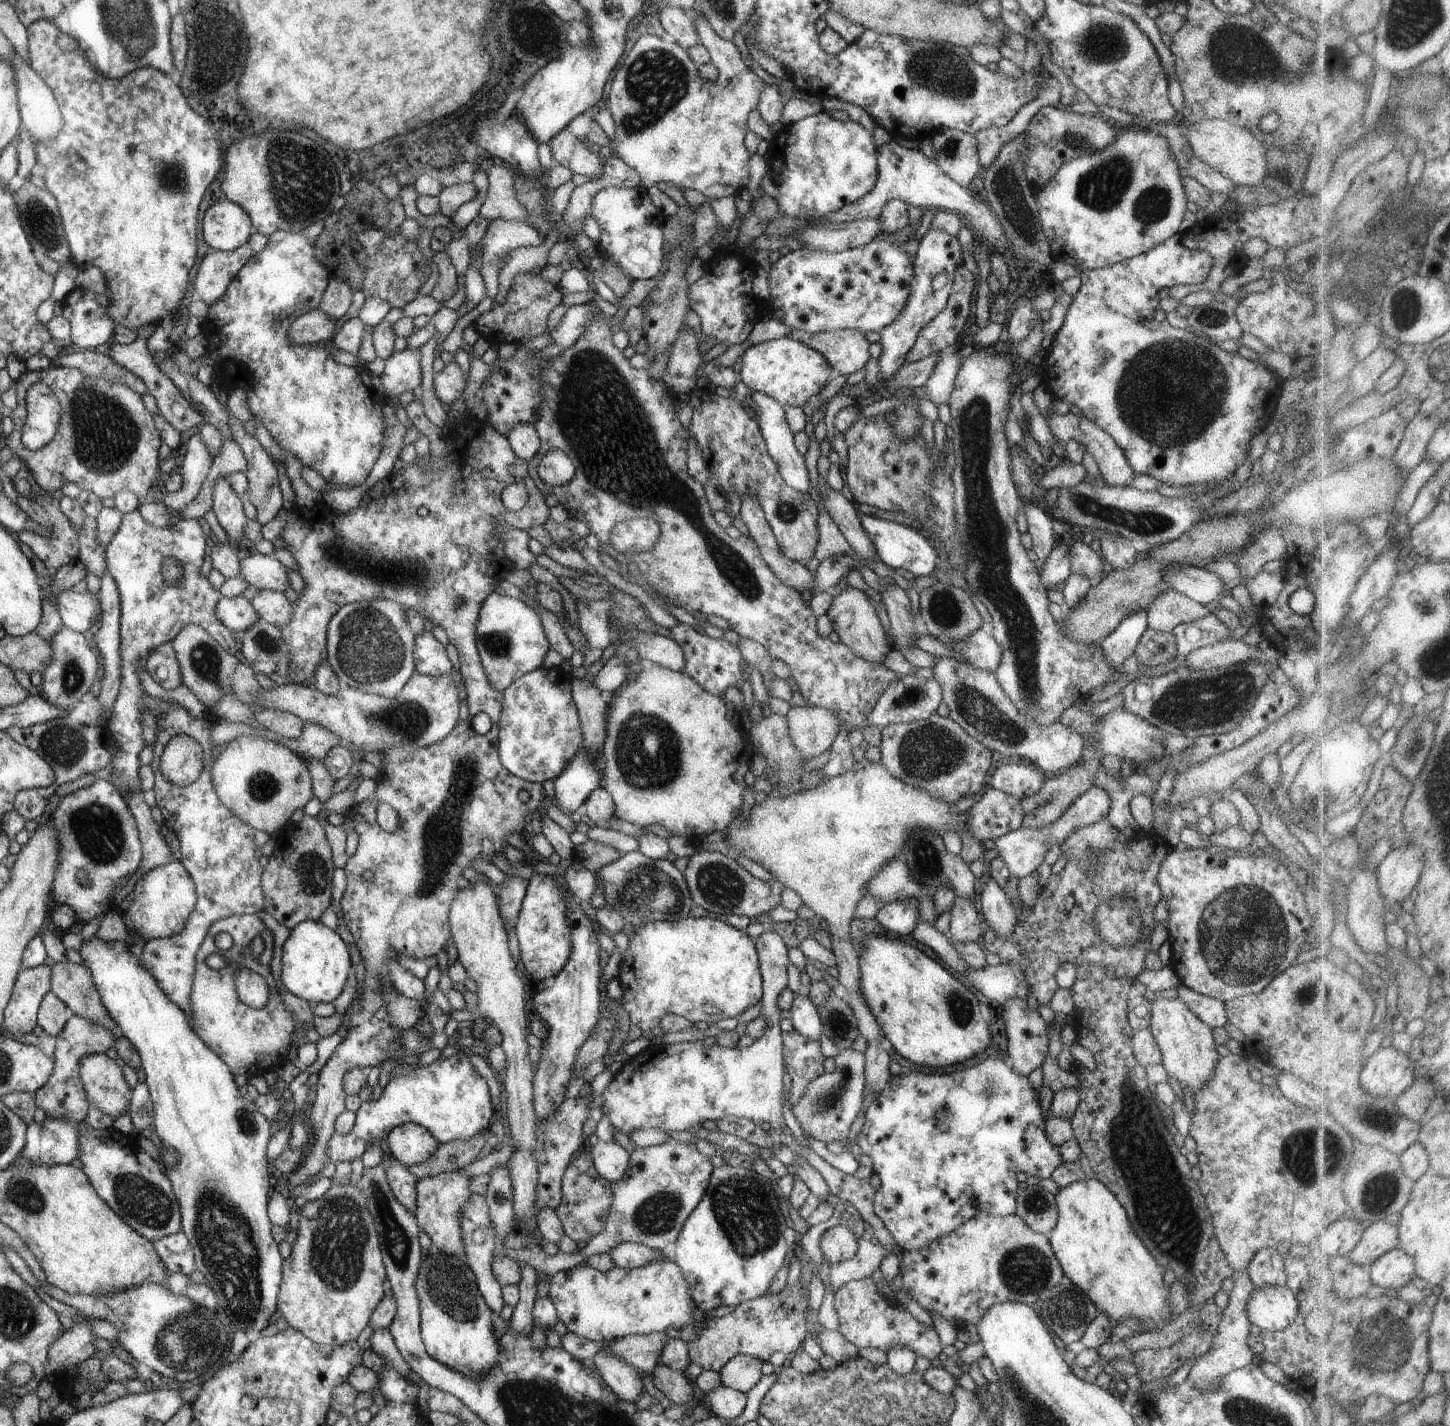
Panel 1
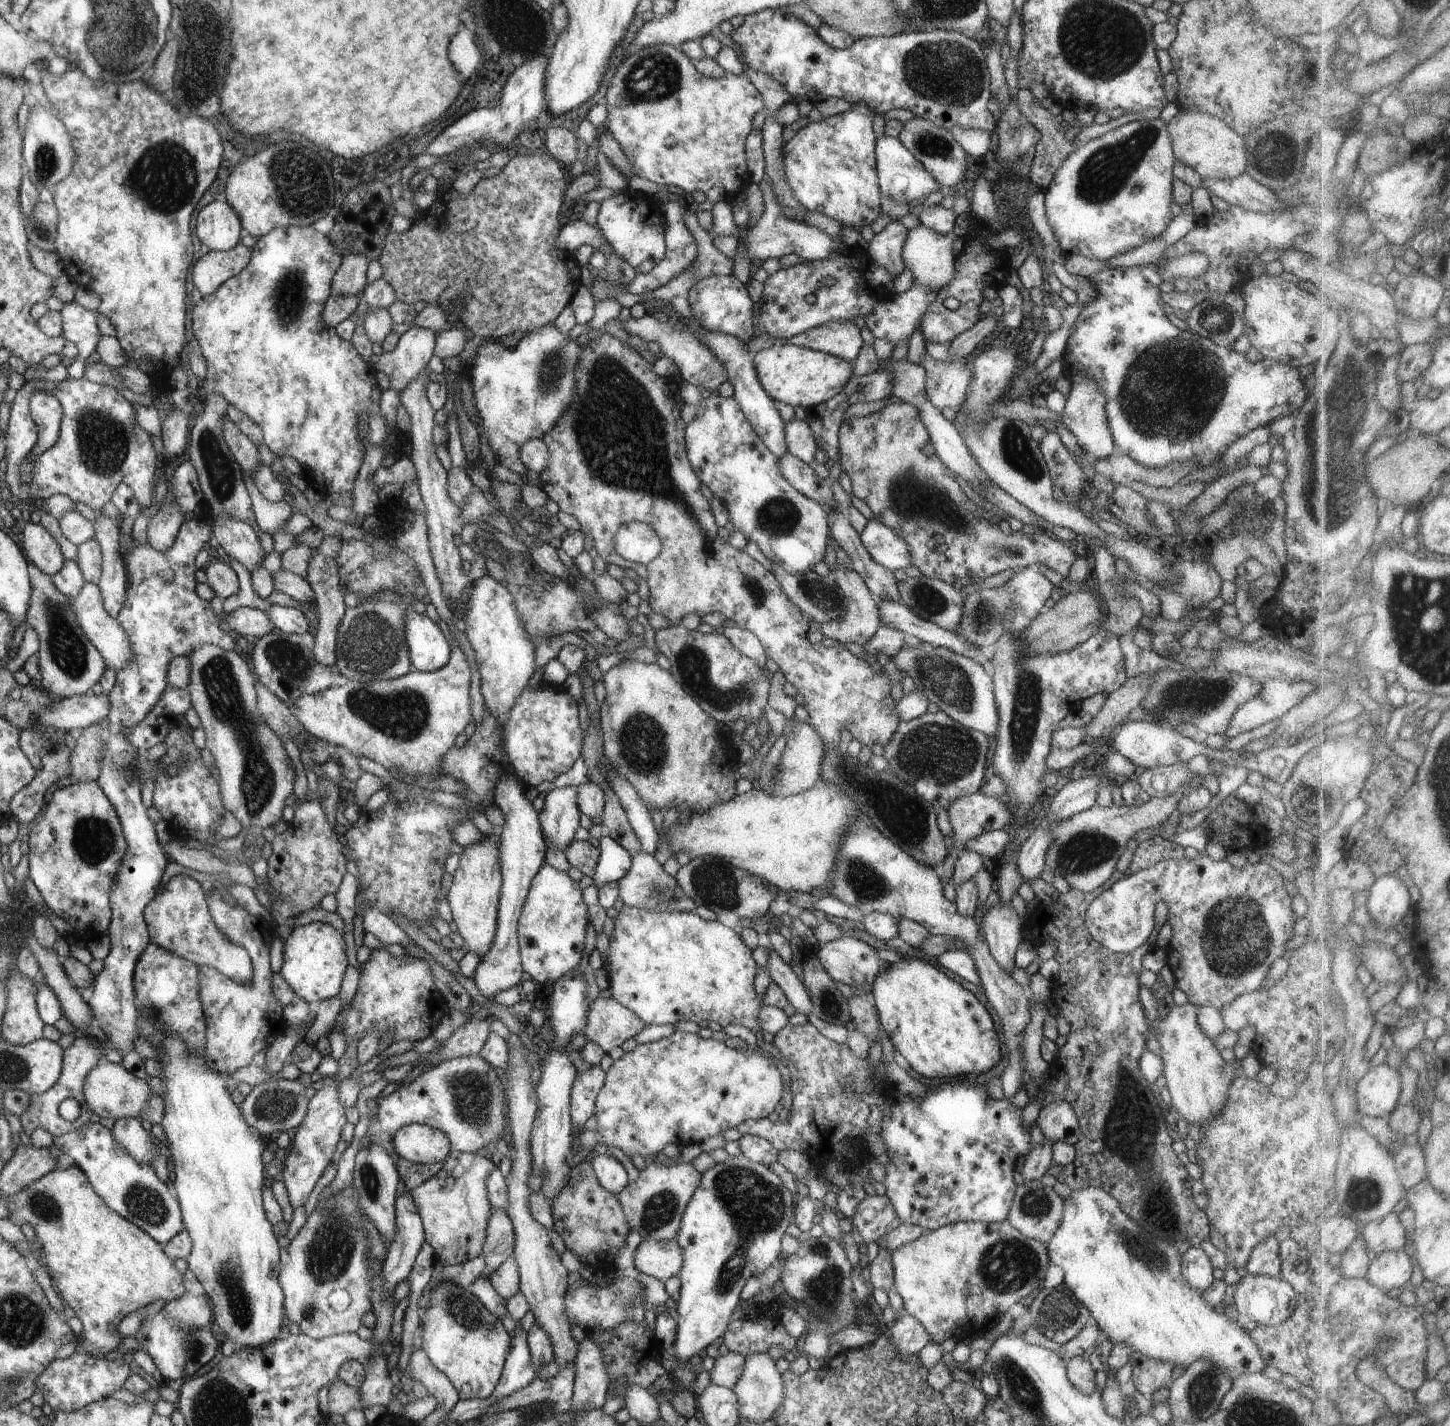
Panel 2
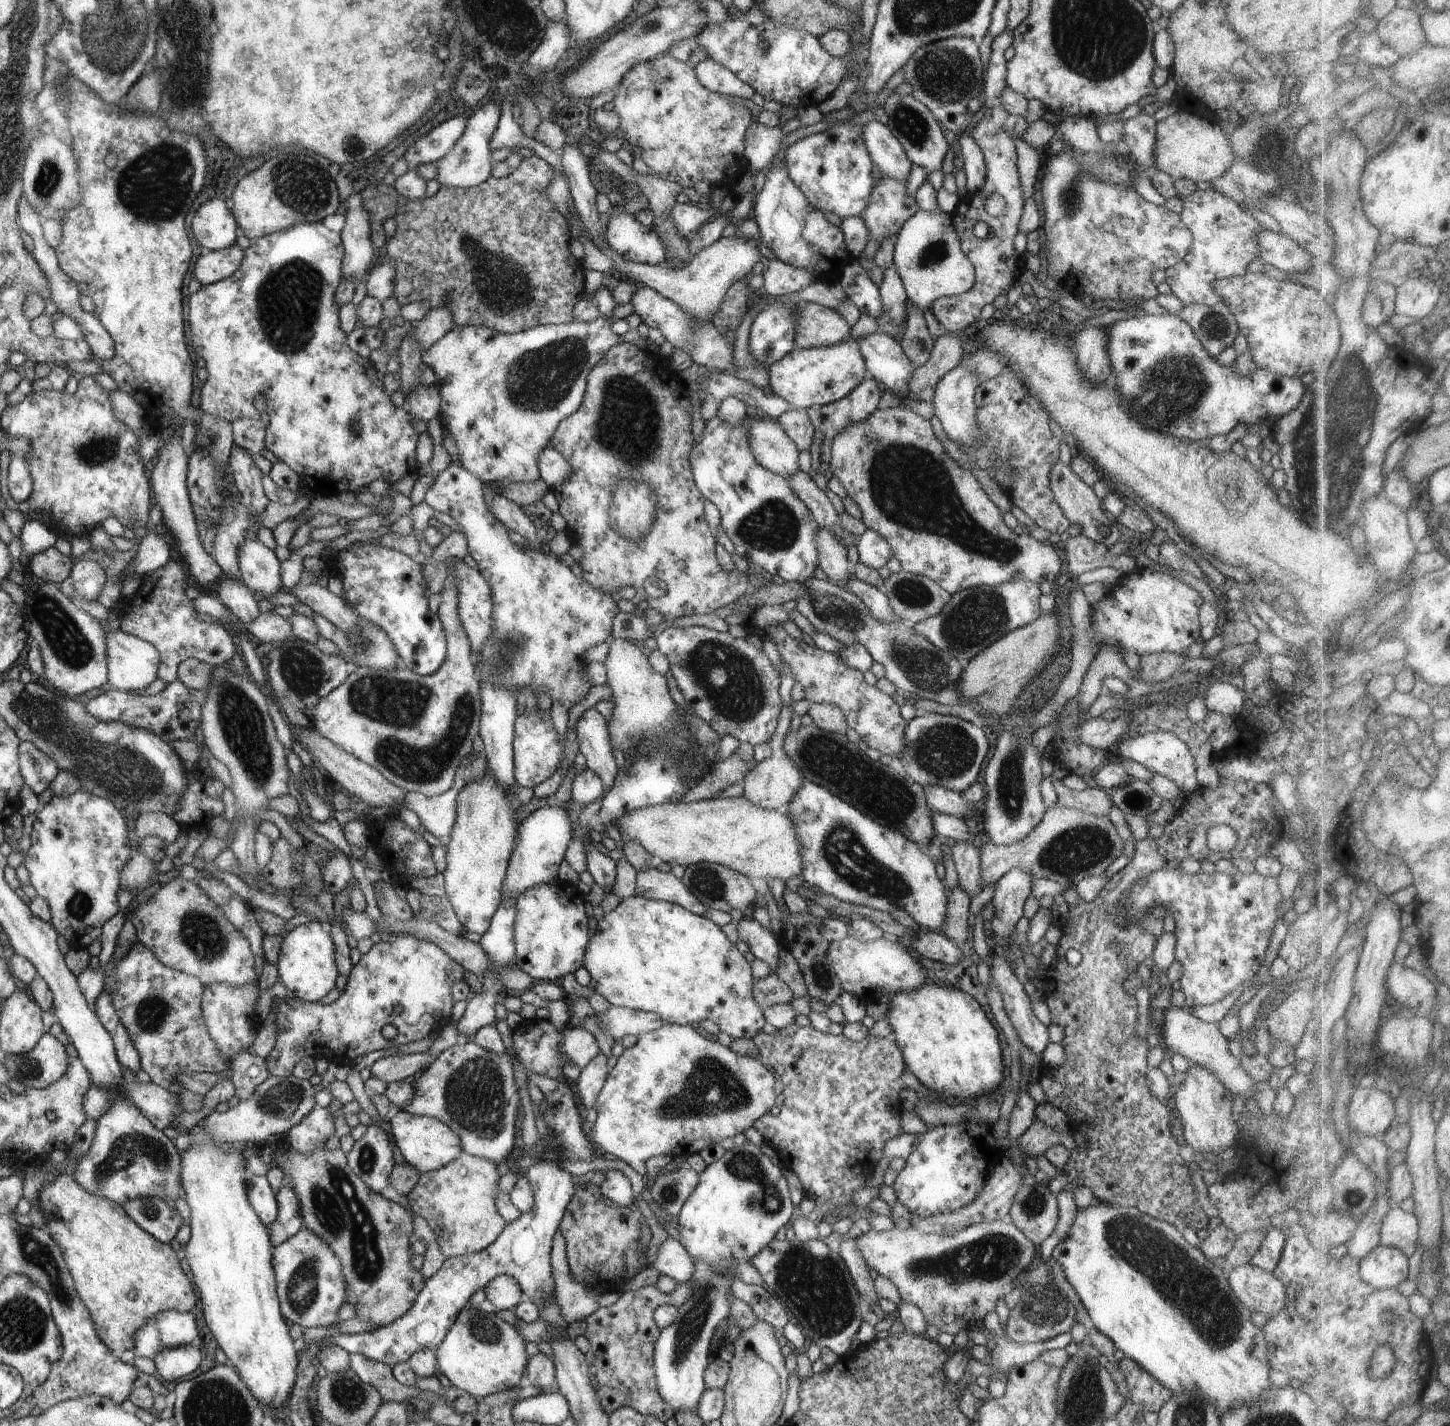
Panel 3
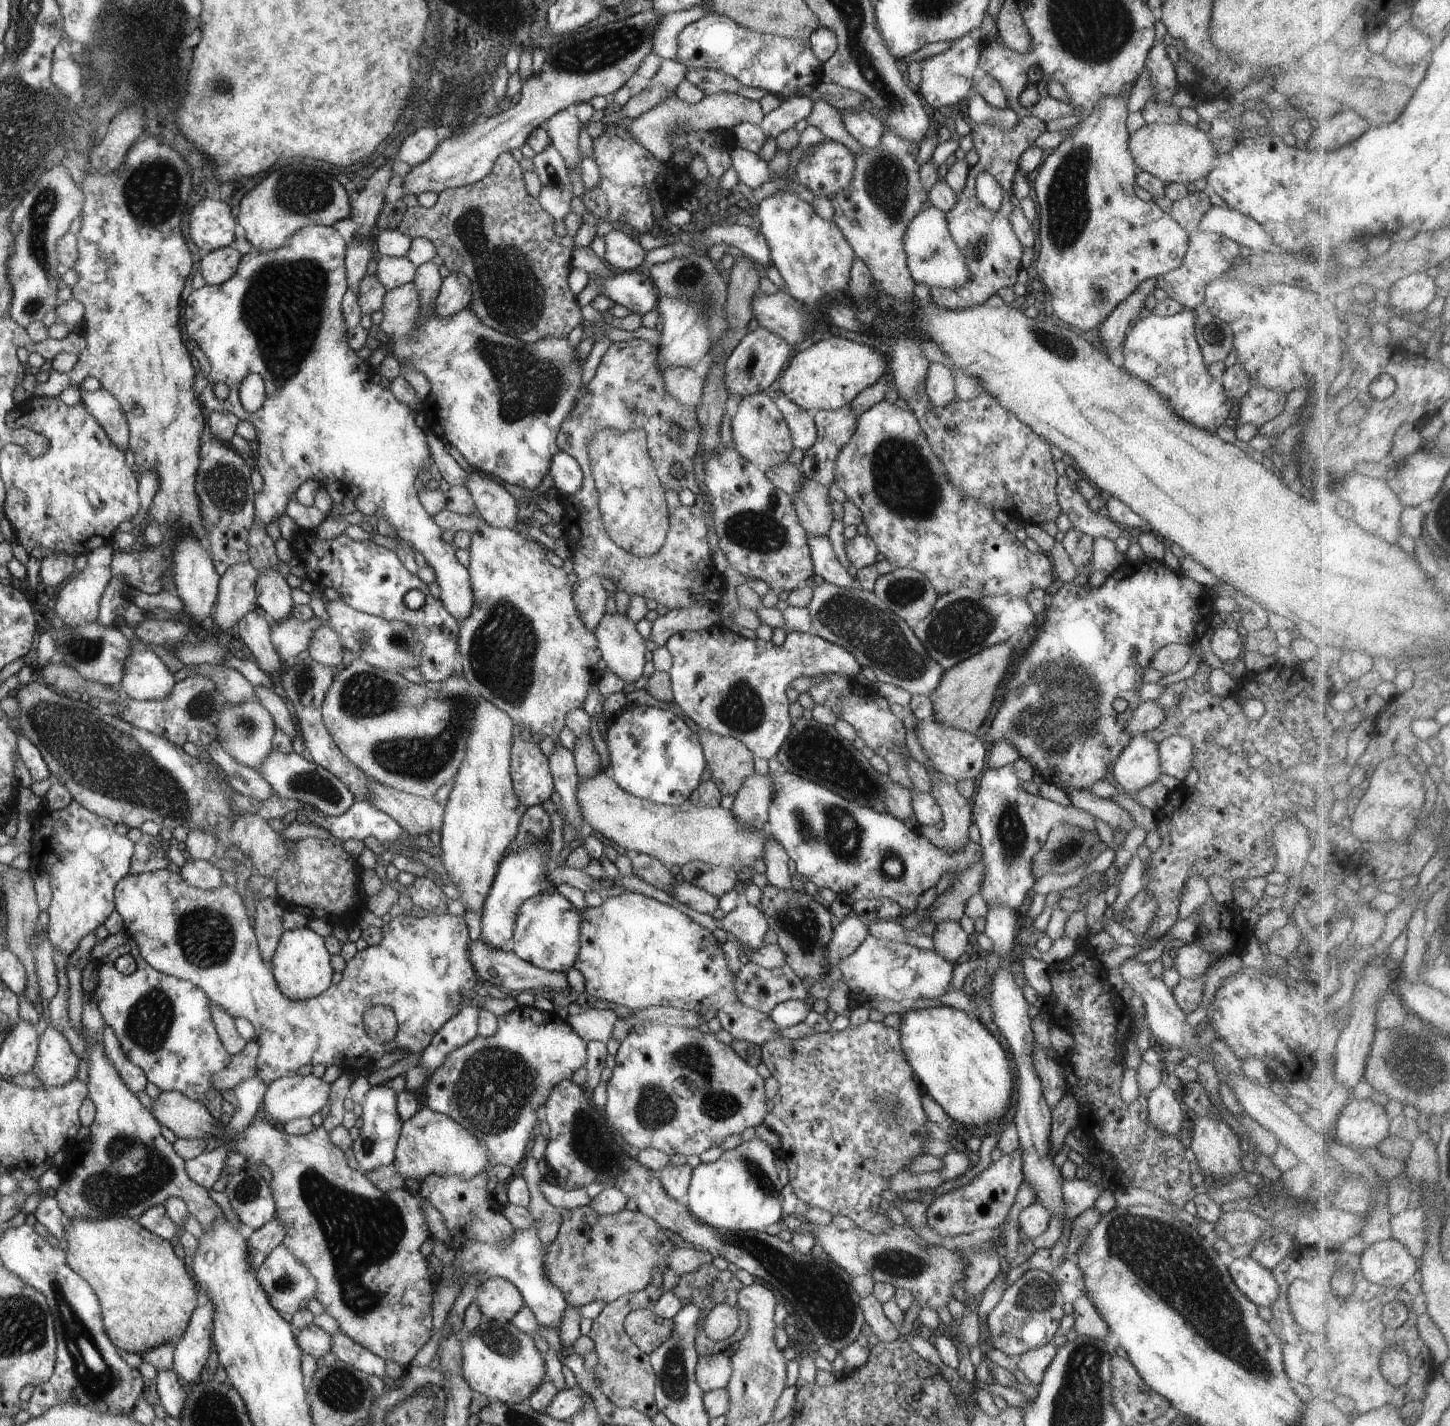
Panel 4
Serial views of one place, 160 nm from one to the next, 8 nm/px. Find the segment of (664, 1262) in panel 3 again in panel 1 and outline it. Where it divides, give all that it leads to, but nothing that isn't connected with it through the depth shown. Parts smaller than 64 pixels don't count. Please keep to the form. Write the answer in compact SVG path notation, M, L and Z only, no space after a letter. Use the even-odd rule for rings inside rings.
M628 1242L616 1244L614 1248L610 1248L608 1253L612 1258L614 1267L624 1269L642 1268L646 1264L652 1264L652 1260L665 1258L662 1250L654 1250L654 1248L648 1248L644 1244Z

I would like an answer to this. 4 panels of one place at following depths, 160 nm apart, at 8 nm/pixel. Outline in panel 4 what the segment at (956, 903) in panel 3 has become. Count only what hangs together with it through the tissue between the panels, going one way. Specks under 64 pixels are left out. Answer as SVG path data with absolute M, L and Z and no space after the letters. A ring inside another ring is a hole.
M944 920L936 926L932 936L935 952L940 957L956 965L960 960L960 956L963 956L966 952L969 944L968 937L958 921Z

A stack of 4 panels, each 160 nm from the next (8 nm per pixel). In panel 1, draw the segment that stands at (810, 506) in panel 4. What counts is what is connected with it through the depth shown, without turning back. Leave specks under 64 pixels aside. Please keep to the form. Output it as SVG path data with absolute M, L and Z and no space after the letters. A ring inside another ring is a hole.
M846 587L838 596L834 596L830 610L826 612L834 624L840 643L848 646L854 654L870 664L884 664L884 656L893 648L876 613L876 608L868 600L867 594L858 588Z

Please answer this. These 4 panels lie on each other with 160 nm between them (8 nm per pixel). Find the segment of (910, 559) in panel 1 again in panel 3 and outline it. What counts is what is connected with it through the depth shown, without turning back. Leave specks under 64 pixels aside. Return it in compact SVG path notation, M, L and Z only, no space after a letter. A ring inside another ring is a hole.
M867 529L857 537L856 543L860 561L866 566L880 570L891 559L890 544L874 530Z

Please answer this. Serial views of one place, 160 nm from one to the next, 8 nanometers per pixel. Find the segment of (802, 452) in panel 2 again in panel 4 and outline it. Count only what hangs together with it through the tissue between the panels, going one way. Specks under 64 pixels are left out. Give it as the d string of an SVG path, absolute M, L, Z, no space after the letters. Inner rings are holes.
M774 393L776 407L789 427L794 449L809 450L817 442L813 413L804 411L785 395Z

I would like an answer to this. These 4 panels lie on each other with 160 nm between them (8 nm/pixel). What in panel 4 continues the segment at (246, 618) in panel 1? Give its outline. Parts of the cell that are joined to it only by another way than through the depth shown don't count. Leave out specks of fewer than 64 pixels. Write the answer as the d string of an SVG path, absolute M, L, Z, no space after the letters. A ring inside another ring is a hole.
M291 616L282 622L271 622L272 646L284 662L296 659L300 652L308 651L308 642L320 626L322 622L318 618L304 622Z

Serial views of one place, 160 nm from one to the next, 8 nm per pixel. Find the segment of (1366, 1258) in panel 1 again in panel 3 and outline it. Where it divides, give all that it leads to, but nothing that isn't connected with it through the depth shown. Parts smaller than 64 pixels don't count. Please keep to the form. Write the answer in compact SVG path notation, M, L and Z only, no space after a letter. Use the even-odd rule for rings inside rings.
M1395 1205L1382 1228L1382 1245L1400 1248L1412 1257L1421 1241L1421 1221L1416 1212L1406 1212Z

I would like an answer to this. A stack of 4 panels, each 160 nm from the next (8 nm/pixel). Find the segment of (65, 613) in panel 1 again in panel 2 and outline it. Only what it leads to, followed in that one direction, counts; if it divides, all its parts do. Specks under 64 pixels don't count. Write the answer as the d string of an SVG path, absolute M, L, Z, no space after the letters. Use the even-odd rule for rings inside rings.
M85 583L82 586L80 597L73 601L72 608L74 608L76 620L80 624L80 630L86 634L86 638L102 654L107 667L116 672L126 668L126 664L130 664L130 660L134 659L132 645L129 642L129 638L126 637L125 630L122 629L120 622L105 609L104 597L98 585Z

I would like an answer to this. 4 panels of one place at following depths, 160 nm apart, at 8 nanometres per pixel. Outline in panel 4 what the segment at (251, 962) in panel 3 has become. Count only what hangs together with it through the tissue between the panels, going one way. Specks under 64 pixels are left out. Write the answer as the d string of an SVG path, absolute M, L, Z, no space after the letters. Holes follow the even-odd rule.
M158 870L154 873L141 873L140 875L129 874L123 879L118 885L116 890L116 908L118 914L124 921L124 928L128 932L128 936L133 942L136 942L138 949L141 952L141 956L144 958L149 965L152 965L158 972L165 973L180 979L193 981L194 984L200 989L204 989L205 993L210 996L210 1001L213 1004L224 1008L233 1018L244 1017L249 1020L256 1029L256 1037L260 1040L260 1050L257 1054L256 1062L256 1075L262 1082L267 1086L273 1084L277 1079L282 1077L290 1077L297 1075L299 1068L302 1066L312 1066L318 1064L324 1064L326 1067L331 1065L337 1065L346 1068L348 1060L354 1060L356 1068L360 1068L362 1064L362 1070L368 1070L372 1064L378 1062L384 1055L394 1052L394 1050L402 1050L404 1057L411 1056L412 1054L418 1054L422 1052L432 1043L434 1036L437 1035L446 1023L452 1019L452 1016L457 1016L460 1012L460 1008L454 1008L458 1006L458 996L462 990L467 992L473 992L472 986L476 984L476 972L468 960L468 944L470 944L470 938L468 938L468 928L464 924L464 918L454 918L454 916L447 914L433 914L428 913L420 918L414 918L411 916L396 916L391 922L382 926L382 940L376 946L368 946L366 950L357 952L356 956L346 964L346 969L343 972L342 980L338 982L333 988L330 988L326 992L322 992L320 996L316 996L314 999L307 1000L290 1000L286 997L280 986L277 984L277 980L274 977L273 970L270 965L267 965L261 958L260 946L257 942L256 930L252 926L252 922L249 920L248 910L245 908L244 901L241 899L240 894L229 885L222 886L218 890L205 890L195 888L185 881L185 878L180 876L178 872L170 872L169 870ZM368 1006L386 1006L394 1012L395 1018L397 1019L396 1036L382 1044L382 1042L376 1042L372 1040L368 1034L366 1034L366 1028L364 1028L364 1010Z

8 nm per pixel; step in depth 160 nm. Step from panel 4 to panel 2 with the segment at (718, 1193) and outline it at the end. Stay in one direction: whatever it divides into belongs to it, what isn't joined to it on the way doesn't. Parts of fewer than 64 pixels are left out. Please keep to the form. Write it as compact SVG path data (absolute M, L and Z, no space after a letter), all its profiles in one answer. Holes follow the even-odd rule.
M743 1155L729 1156L722 1164L716 1164L702 1173L698 1190L694 1192L686 1206L675 1238L684 1258L684 1264L678 1272L682 1287L677 1308L676 1344L670 1351L680 1362L680 1366L670 1372L678 1385L692 1390L697 1374L693 1366L698 1366L698 1360L704 1355L705 1349L726 1332L727 1324L733 1320L735 1309L741 1302L740 1293L746 1282L776 1265L776 1260L780 1258L782 1252L782 1237L793 1223L795 1202L796 1195L790 1193L778 1174L774 1174L770 1168L762 1164L748 1160Z

